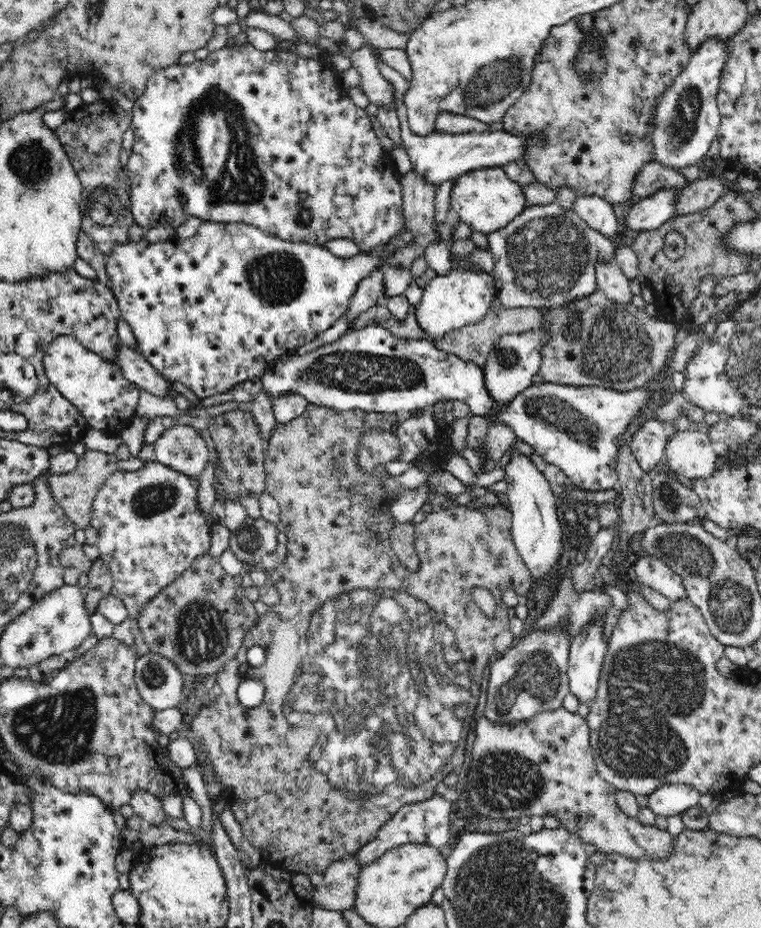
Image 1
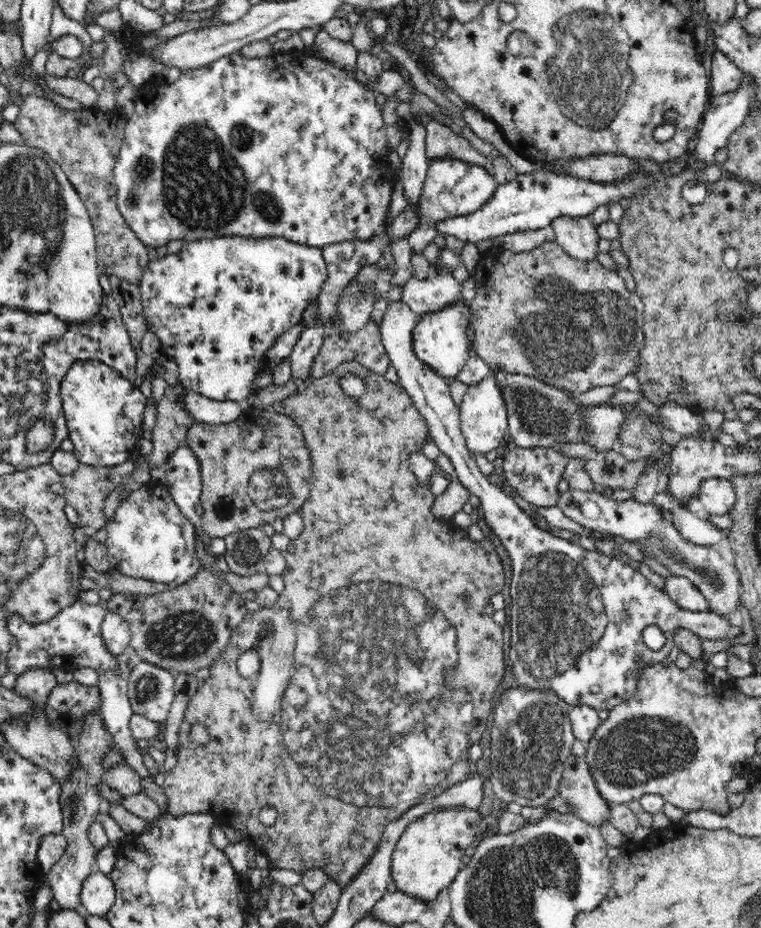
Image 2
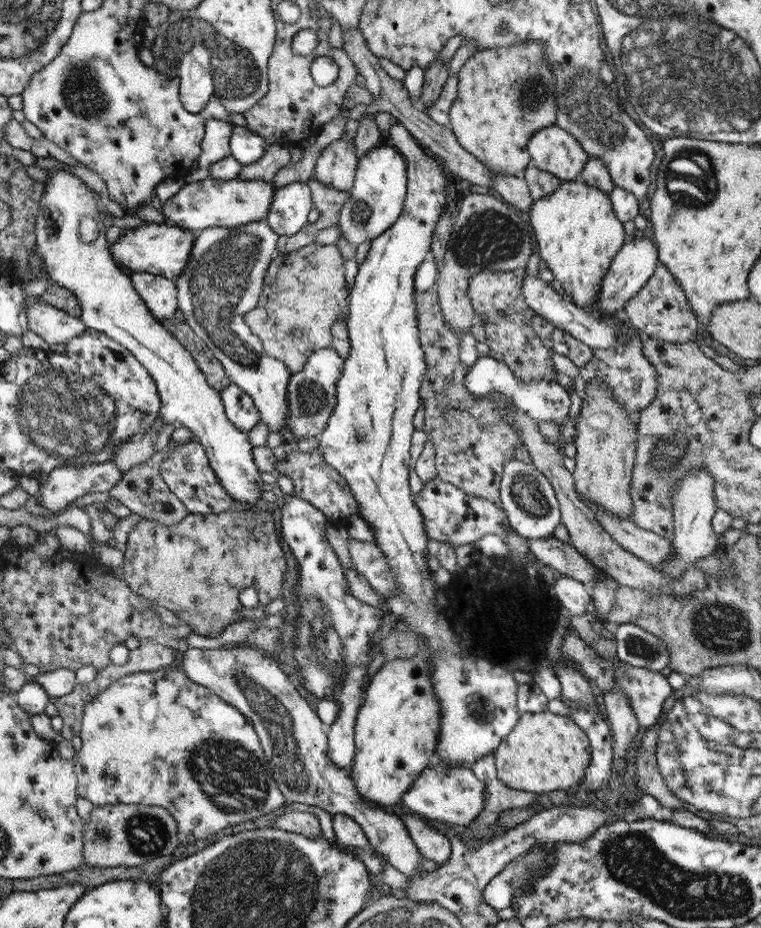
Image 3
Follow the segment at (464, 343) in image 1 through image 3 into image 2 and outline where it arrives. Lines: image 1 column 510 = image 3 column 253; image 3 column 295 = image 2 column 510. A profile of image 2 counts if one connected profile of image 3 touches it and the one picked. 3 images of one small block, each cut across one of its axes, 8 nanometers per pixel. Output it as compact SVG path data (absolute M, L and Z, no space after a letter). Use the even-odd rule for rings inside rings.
M544 241L538 248L528 252L519 252L518 254L508 250L497 250L493 248L487 253L482 254L479 260L478 273L484 276L476 285L477 293L471 304L471 325L474 330L474 353L491 371L506 371L514 375L528 376L540 380L552 387L565 389L568 392L586 392L590 388L603 386L616 386L629 374L634 374L638 368L639 356L644 347L643 324L645 322L643 310L644 305L640 295L626 289L624 279L618 273L606 269L599 261L576 260L572 258L564 249L555 241Z

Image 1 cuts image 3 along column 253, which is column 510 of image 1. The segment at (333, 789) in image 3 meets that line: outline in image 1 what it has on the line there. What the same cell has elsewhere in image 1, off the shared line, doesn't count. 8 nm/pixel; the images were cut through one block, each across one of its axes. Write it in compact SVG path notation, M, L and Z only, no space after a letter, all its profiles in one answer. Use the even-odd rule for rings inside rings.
M568 629L532 631L521 641L492 660L488 678L485 714L492 723L514 724L530 719L542 711L562 707L564 696L569 692L569 646ZM500 719L502 721L494 721Z

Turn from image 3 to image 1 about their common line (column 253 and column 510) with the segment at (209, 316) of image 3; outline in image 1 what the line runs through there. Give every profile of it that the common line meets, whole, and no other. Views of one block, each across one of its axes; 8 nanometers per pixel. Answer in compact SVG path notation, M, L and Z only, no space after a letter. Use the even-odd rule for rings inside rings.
M666 188L637 202L615 236L590 228L573 208L566 210L556 202L526 206L504 228L486 234L493 254L491 274L498 289L497 302L504 308L535 308L548 314L548 310L590 296L597 289L596 266L614 262L616 242L624 242L634 232L660 228L674 216L673 204L679 192L680 188ZM544 327L539 329L528 328L528 332L508 333L500 336L496 346L492 348L487 356L487 362L483 367L486 388L491 396L499 404L510 404L519 392L533 385L534 376L539 374L540 366L543 364L545 344L548 344L550 336Z

